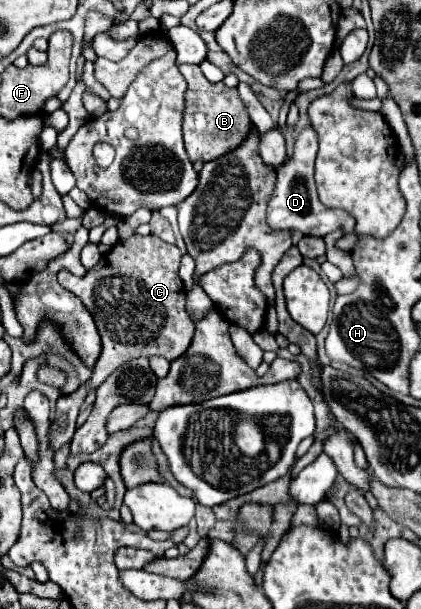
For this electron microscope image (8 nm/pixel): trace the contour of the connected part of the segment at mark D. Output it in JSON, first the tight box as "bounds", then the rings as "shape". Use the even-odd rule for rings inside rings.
{"bounds":[267,126,355,236],"shape":[[[307,126],[299,132],[293,148],[293,156],[277,168],[277,184],[267,208],[267,224],[275,230],[299,230],[307,236],[325,236],[333,230],[353,232],[355,218],[341,208],[327,208],[317,200],[313,164],[317,156],[317,132]]]}

